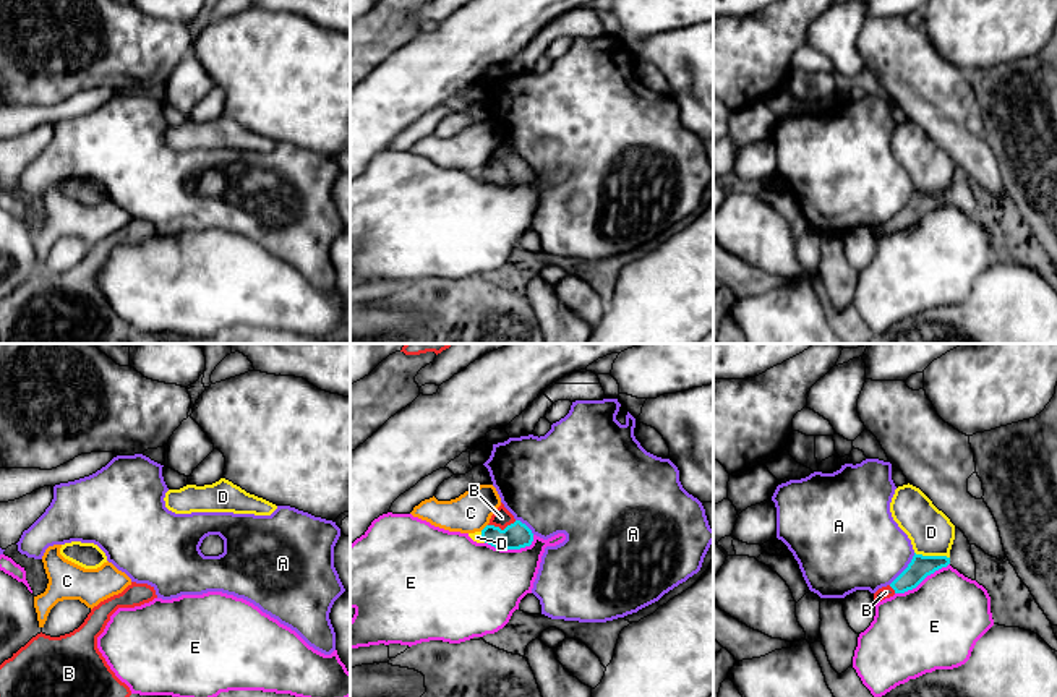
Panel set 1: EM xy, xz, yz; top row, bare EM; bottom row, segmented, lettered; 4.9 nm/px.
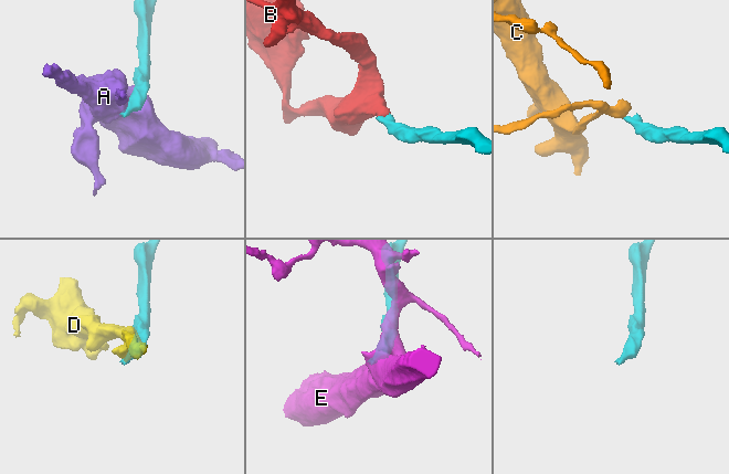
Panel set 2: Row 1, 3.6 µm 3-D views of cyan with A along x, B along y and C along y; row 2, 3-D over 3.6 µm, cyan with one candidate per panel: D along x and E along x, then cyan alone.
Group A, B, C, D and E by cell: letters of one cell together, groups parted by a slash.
A / B / C / D / E

